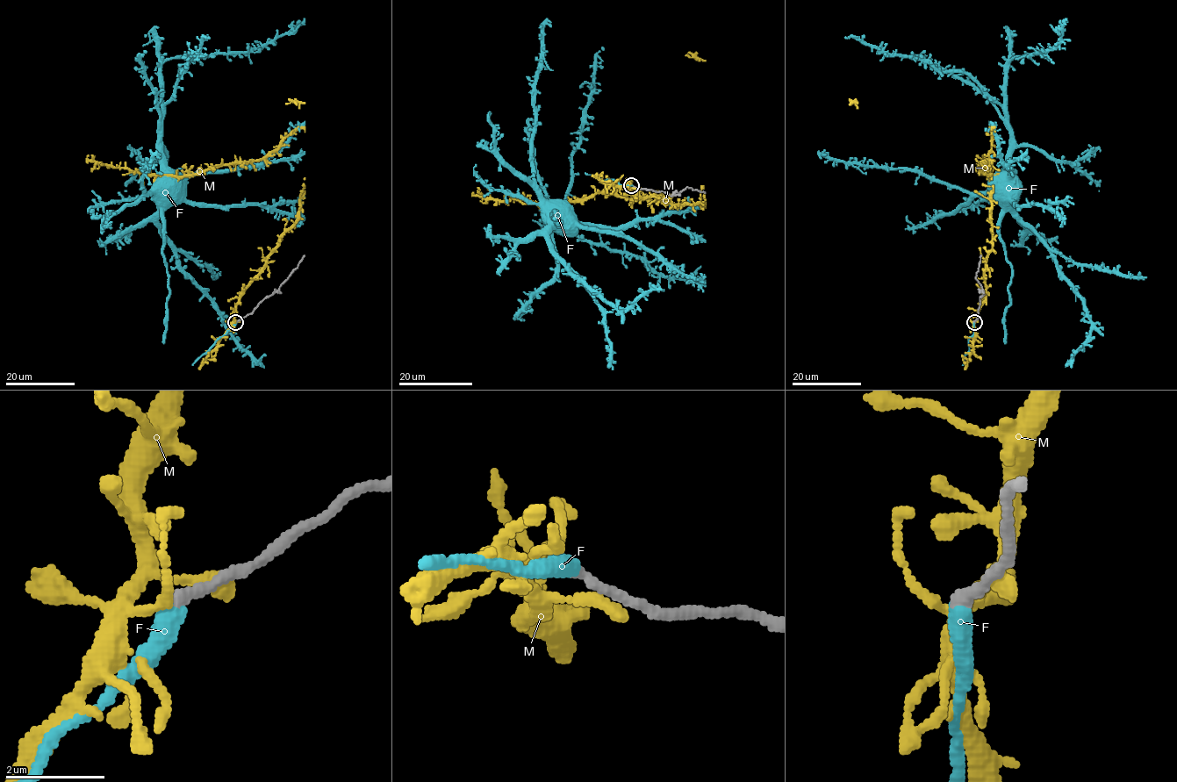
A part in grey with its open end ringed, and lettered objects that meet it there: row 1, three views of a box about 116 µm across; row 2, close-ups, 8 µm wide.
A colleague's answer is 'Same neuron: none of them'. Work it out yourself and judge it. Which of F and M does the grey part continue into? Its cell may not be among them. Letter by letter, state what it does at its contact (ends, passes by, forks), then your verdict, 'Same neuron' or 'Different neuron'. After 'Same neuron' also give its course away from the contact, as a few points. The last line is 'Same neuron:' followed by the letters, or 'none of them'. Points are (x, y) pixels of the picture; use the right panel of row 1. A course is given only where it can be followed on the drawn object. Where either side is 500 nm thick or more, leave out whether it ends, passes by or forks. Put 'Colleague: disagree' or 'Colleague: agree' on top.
Colleague: disagree
F: It ends there. Same neuron
M: It ends there. Different neuron
Same neuron: F

